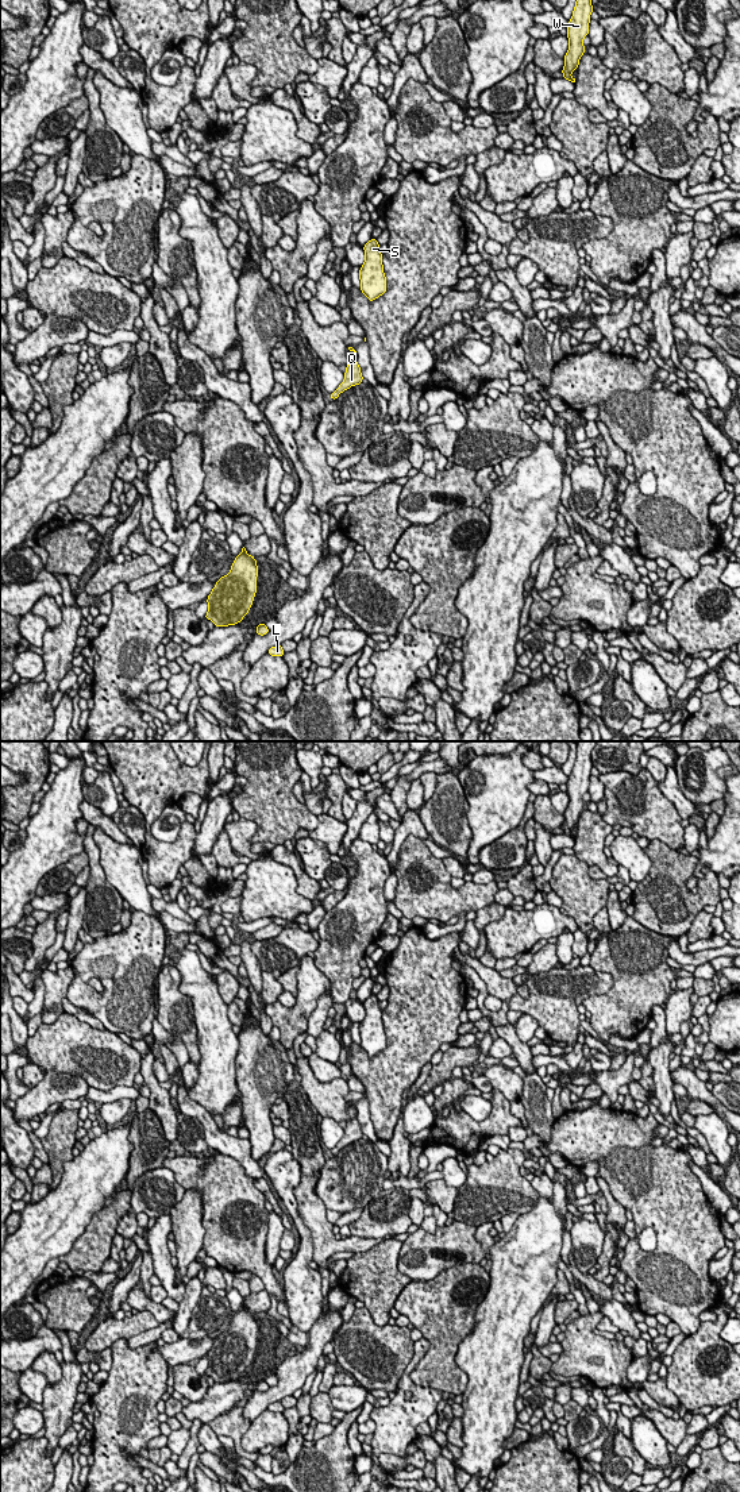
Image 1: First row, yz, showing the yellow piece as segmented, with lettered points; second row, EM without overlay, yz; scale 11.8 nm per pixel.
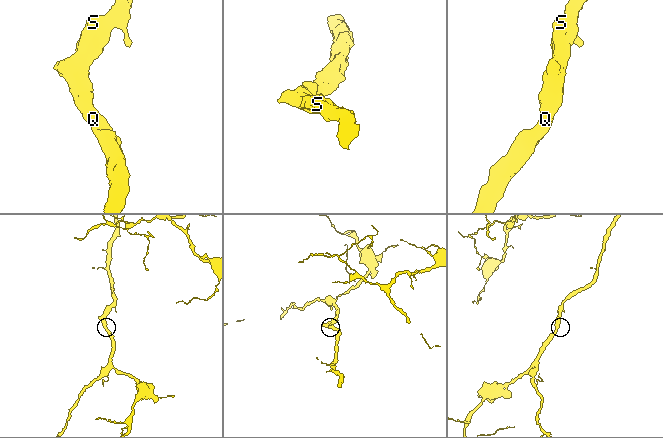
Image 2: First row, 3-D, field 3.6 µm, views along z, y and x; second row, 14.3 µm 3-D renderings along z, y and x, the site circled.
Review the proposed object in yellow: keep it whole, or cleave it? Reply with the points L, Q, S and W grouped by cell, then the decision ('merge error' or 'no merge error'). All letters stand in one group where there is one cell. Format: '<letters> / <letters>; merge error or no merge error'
L Q S W; no merge error

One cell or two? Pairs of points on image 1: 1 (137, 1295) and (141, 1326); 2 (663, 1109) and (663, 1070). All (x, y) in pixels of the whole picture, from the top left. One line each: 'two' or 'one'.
1: two
2: one

